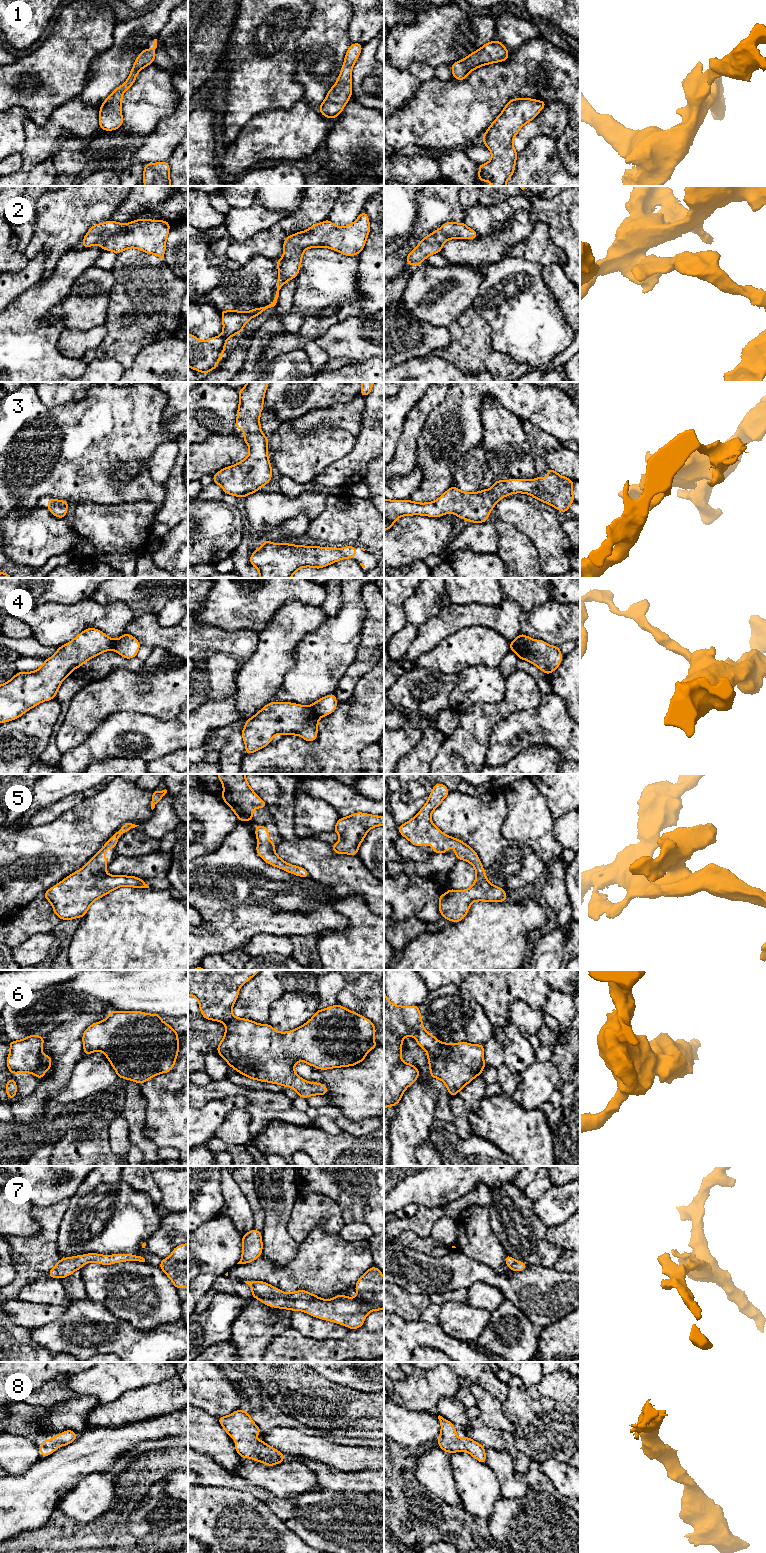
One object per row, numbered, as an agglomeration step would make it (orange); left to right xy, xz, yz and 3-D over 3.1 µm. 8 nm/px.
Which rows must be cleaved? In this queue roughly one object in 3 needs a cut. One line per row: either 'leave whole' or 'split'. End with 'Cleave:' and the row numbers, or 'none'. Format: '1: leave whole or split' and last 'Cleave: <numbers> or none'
1: leave whole
2: leave whole
3: leave whole
4: split
5: leave whole
6: split
7: leave whole
8: leave whole
Cleave: 4, 6

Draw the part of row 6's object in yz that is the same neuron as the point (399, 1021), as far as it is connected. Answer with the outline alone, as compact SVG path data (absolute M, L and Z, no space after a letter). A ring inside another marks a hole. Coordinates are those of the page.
M384 991L384 1109L388 1106L395 1107L401 1100L403 1092L419 1077L416 1066L402 1061L402 1041L406 1036L413 1036L418 1046L427 1051L430 1071L434 1067L441 1042L424 1029L422 1019L419 1006L395 1005L388 1000Z

